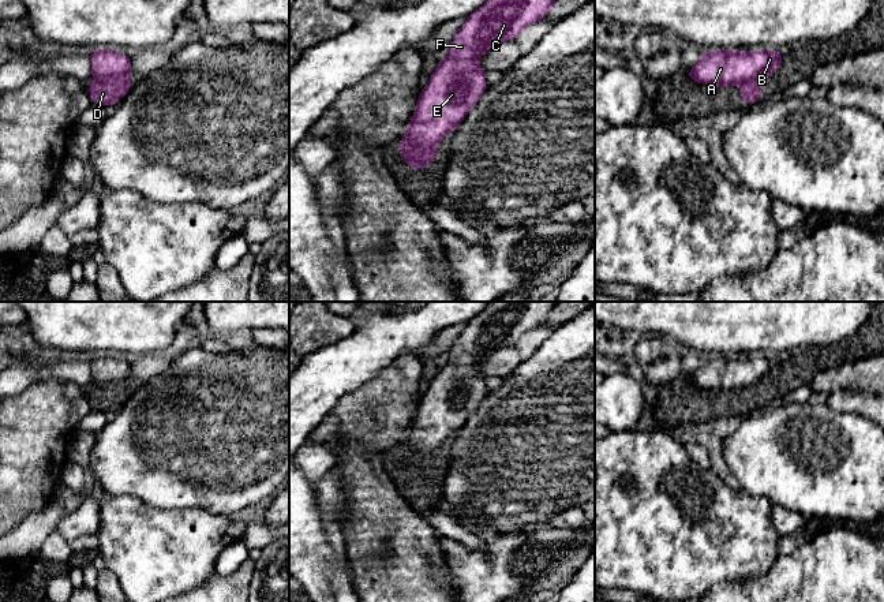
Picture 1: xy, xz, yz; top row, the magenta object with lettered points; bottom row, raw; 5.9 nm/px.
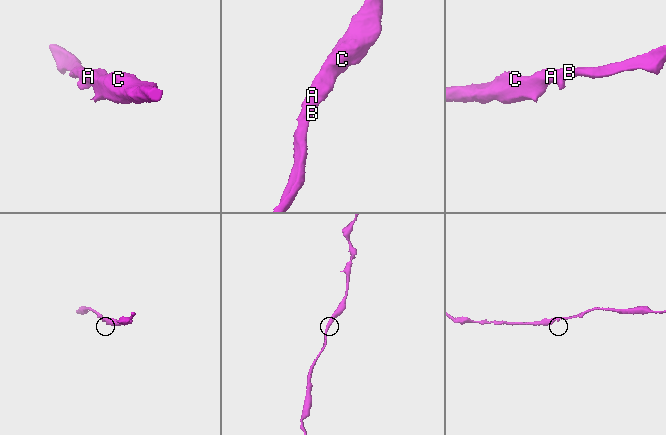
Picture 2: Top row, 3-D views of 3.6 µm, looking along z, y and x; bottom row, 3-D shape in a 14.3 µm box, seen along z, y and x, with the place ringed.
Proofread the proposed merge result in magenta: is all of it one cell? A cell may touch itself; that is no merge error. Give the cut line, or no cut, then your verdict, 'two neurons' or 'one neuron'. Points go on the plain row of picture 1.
cut xy (94, 384), (130, 385); two neurons

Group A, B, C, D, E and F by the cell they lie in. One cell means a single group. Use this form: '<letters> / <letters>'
A B C E F / D

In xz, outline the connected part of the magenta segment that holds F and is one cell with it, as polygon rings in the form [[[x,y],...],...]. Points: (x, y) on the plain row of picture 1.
[[[491,302],[480,314],[467,322],[465,330],[449,349],[449,360],[442,363],[439,371],[432,378],[428,389],[422,396],[416,408],[415,419],[408,430],[404,444],[398,449],[400,463],[404,464],[411,476],[426,474],[431,467],[428,463],[437,461],[437,455],[447,438],[454,438],[457,431],[465,425],[471,414],[479,407],[487,395],[486,375],[477,367],[487,355],[497,349],[514,347],[518,339],[548,321],[552,310],[559,302]]]

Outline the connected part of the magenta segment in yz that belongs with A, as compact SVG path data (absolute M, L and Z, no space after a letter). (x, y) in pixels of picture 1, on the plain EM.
M708 356L686 382L701 390L726 393L749 386L764 388L779 377L783 358L776 356Z

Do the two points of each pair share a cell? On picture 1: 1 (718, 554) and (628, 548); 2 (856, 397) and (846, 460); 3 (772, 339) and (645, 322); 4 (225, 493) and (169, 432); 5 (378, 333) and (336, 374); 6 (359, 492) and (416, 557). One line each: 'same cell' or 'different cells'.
1: same cell
2: different cells
3: same cell
4: same cell
5: same cell
6: same cell

